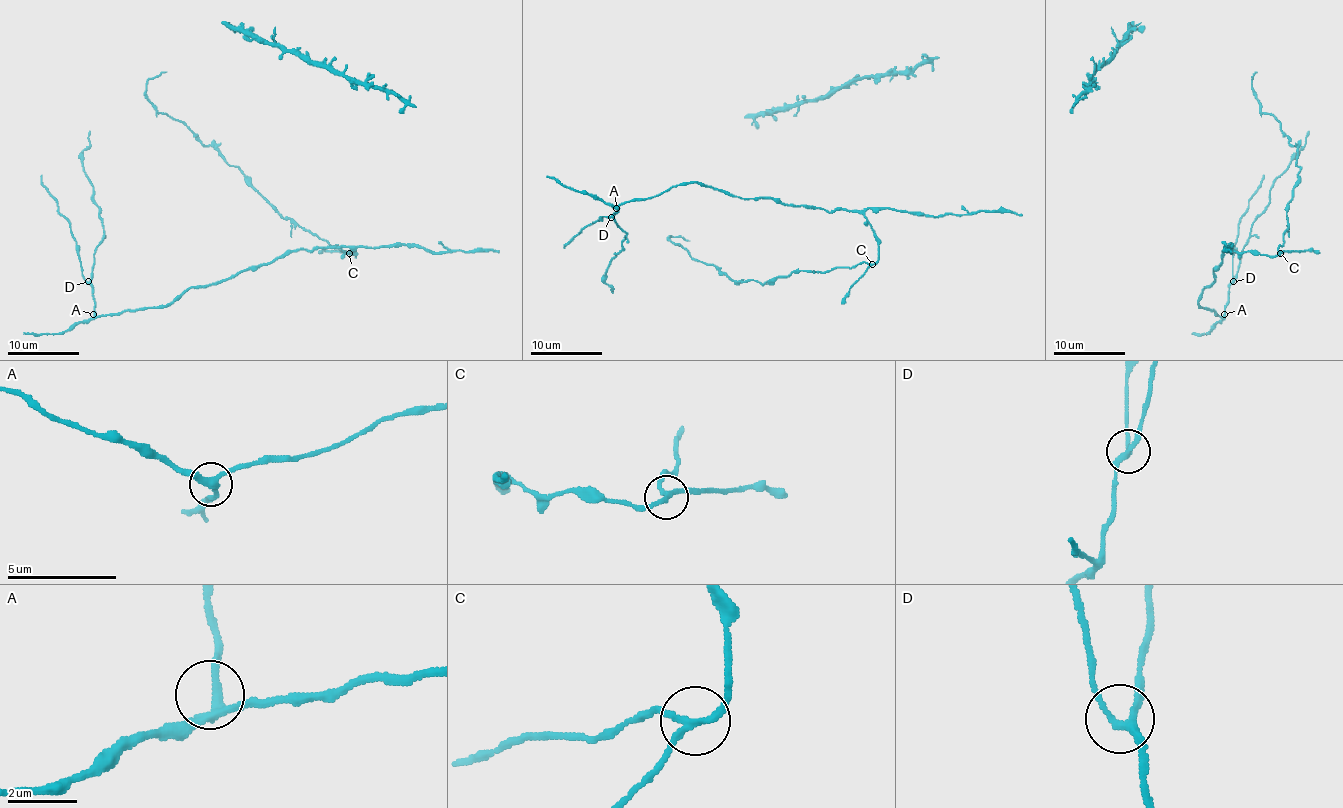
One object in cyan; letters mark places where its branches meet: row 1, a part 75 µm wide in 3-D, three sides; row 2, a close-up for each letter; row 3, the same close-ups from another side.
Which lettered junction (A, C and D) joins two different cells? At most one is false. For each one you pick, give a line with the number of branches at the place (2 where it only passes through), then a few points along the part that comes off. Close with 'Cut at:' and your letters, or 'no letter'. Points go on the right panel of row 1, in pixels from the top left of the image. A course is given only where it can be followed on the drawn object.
C: 3 | (1279, 253), (1287, 202), (1297, 184), (1297, 147), (1263, 112), (1254, 93), (1256, 71)
Cut at: C

